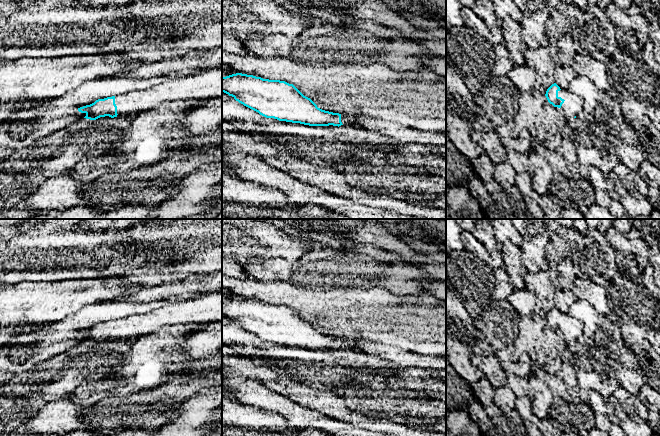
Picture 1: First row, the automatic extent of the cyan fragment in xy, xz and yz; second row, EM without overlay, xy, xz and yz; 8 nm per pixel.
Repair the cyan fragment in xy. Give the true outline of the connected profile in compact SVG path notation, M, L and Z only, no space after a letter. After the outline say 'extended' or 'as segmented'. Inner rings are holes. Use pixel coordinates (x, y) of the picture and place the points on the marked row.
M222 66L206 69L187 76L174 77L166 82L145 89L98 99L90 105L78 108L78 111L86 114L84 118L96 120L105 116L114 118L118 115L134 115L140 112L154 110L162 104L175 101L206 100L208 98L222 98Z; extended

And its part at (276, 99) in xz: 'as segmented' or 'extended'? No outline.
extended

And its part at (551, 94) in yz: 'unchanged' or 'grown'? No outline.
grown

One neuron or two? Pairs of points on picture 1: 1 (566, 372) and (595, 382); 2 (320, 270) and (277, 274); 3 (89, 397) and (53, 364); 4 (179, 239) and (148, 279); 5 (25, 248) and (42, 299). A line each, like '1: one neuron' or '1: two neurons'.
1: two neurons
2: one neuron
3: two neurons
4: two neurons
5: two neurons

